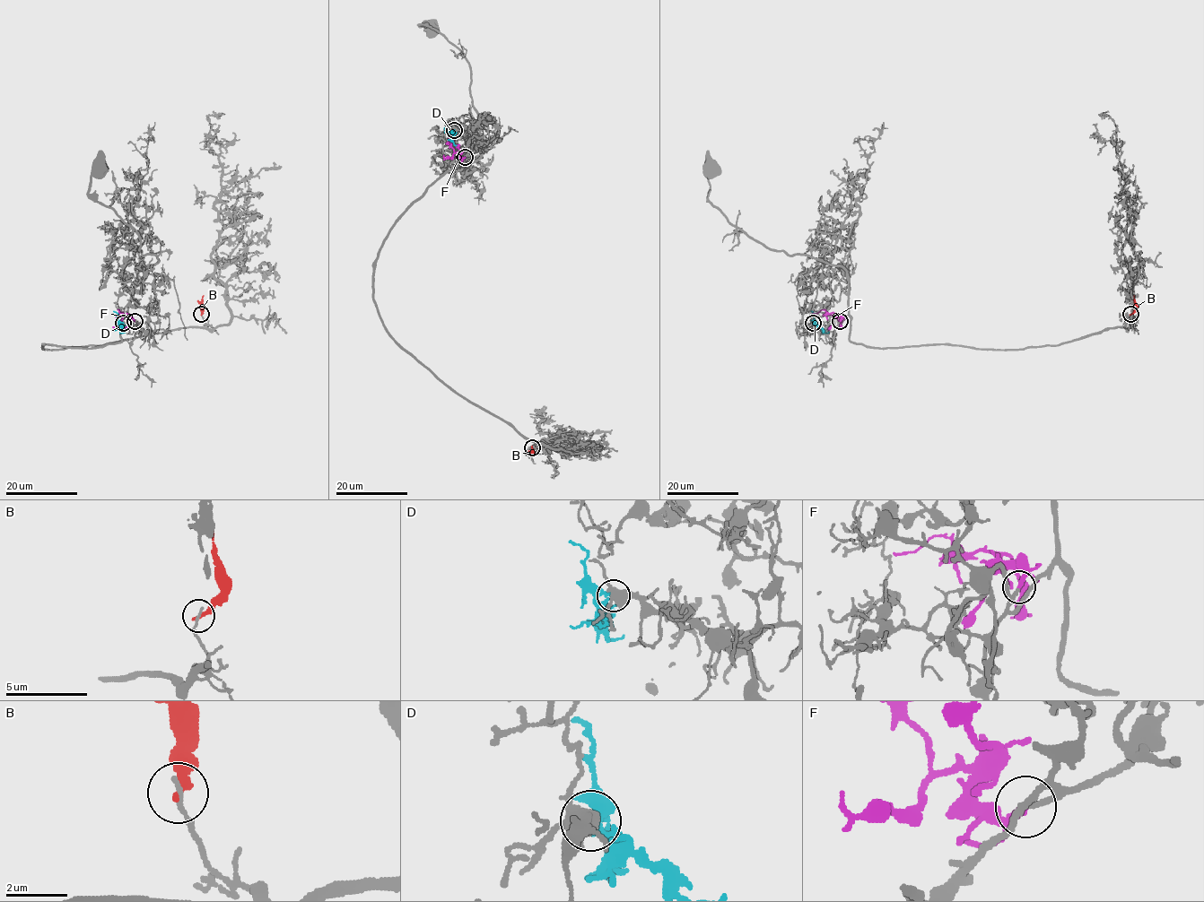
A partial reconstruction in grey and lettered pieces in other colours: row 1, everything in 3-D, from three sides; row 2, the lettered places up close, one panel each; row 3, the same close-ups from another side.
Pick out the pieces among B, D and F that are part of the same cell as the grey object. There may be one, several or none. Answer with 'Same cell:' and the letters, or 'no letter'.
Same cell: F

